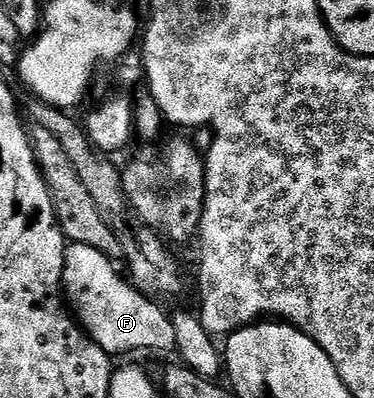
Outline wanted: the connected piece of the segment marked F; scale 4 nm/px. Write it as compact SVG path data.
M72 243L66 247L62 289L80 325L93 342L99 344L111 356L149 348L172 353L176 349L178 340L172 317L168 313L165 314L164 310L154 303L156 301L152 297L142 294L130 281L126 280L123 274L121 276L116 268L118 267L114 261L95 247L81 243Z

